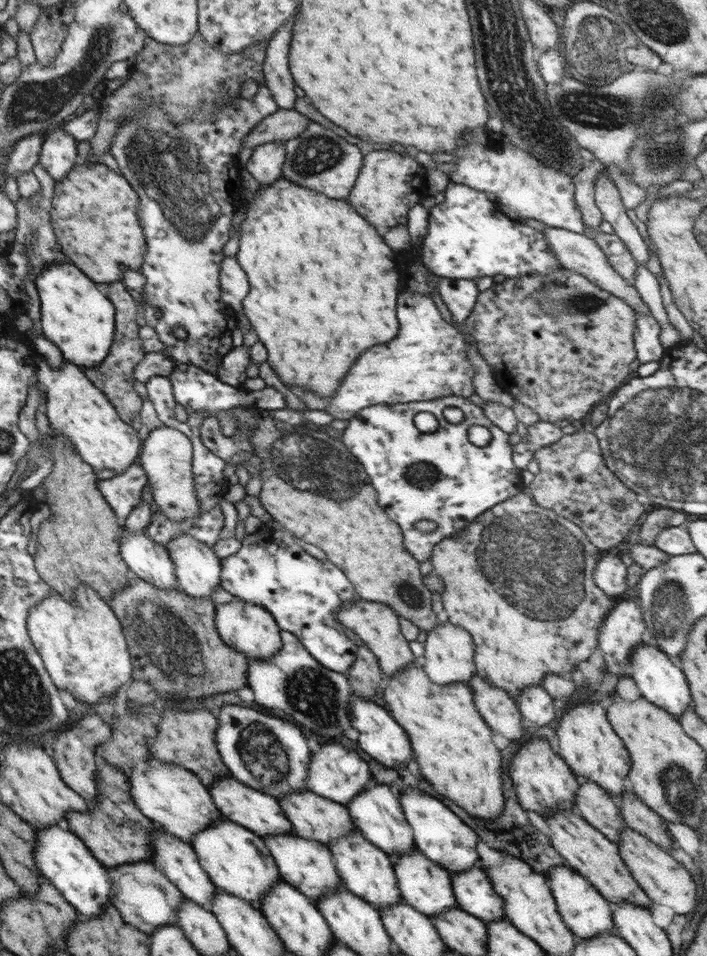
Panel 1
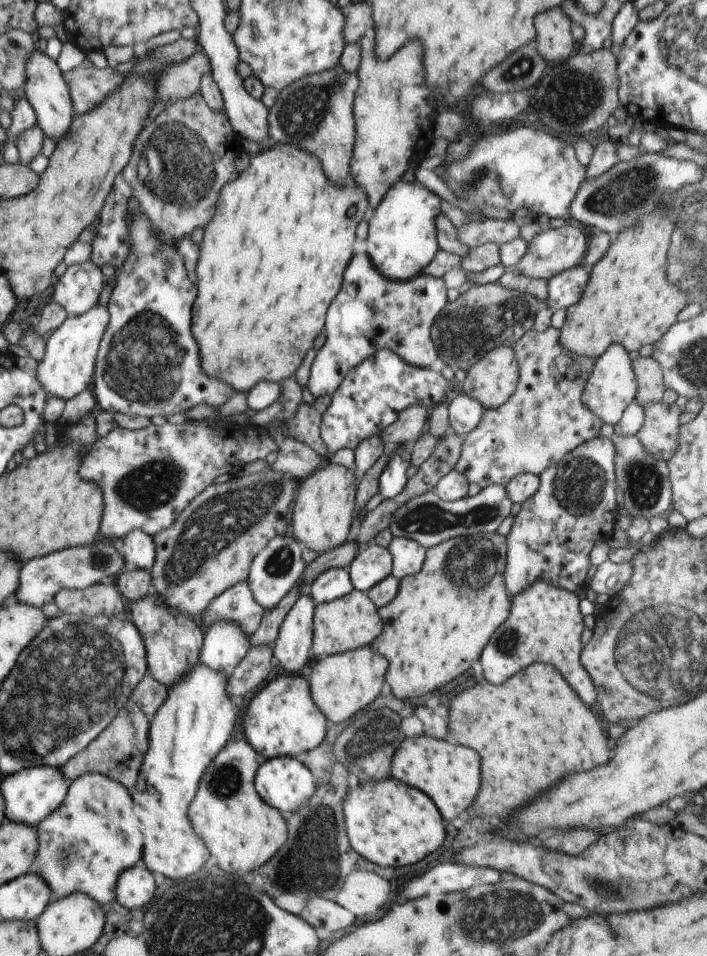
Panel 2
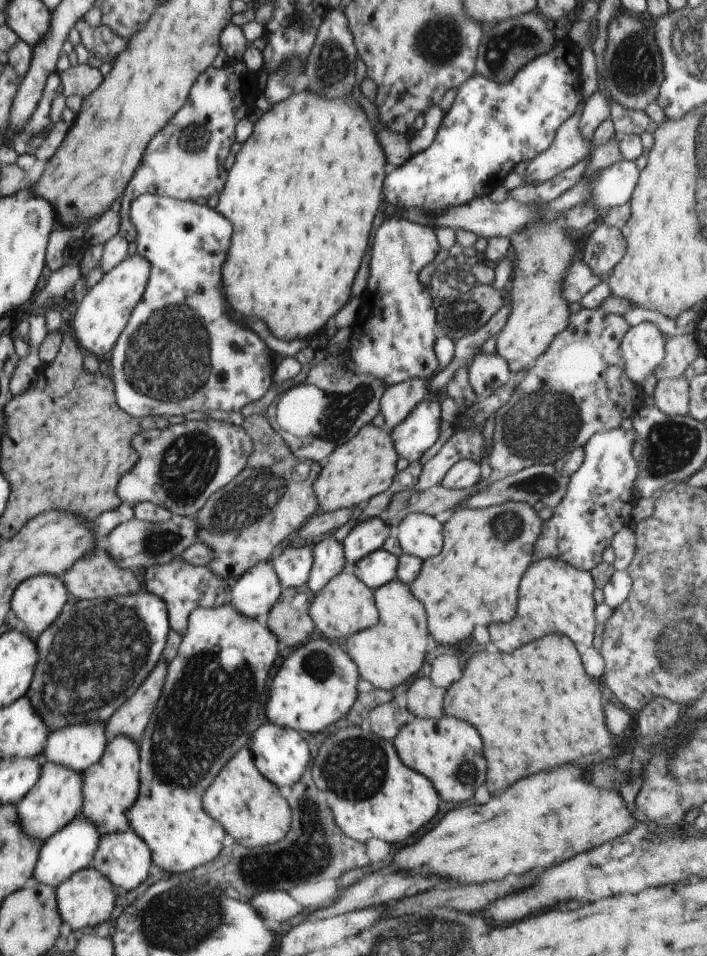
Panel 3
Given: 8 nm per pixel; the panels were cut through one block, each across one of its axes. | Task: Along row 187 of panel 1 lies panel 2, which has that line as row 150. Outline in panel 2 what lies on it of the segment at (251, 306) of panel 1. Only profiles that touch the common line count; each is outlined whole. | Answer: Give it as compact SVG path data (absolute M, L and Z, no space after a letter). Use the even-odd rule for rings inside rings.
M275 143L256 153L251 157L248 168L240 173L240 180L232 180L222 187L220 192L220 204L216 210L216 216L212 218L212 224L208 223L204 227L204 236L199 244L200 258L196 266L196 280L200 280L200 304L196 304L196 344L200 344L200 366L204 368L206 376L224 380L230 384L235 392L249 392L252 387L258 386L264 380L280 383L288 376L295 374L296 370L306 352L313 348L314 338L325 328L324 316L334 300L334 296L342 288L343 276L353 257L353 244L356 238L356 228L362 220L368 206L368 196L364 188L358 184L351 183L348 186L334 186L332 180L322 170L322 164L316 156L308 154L304 148L298 148L294 143Z

